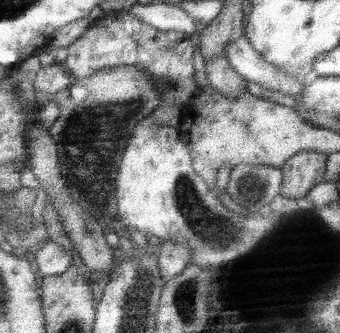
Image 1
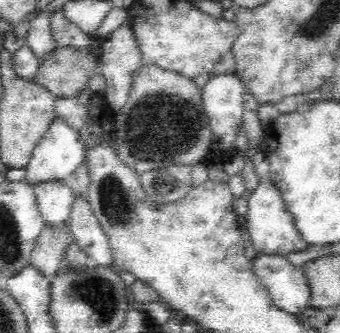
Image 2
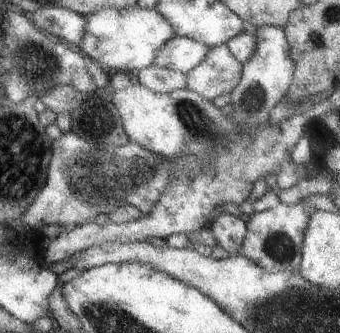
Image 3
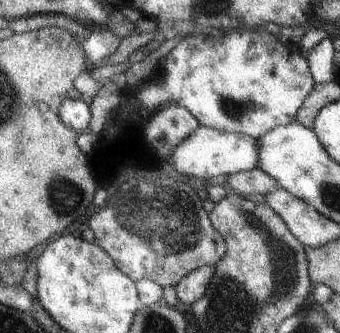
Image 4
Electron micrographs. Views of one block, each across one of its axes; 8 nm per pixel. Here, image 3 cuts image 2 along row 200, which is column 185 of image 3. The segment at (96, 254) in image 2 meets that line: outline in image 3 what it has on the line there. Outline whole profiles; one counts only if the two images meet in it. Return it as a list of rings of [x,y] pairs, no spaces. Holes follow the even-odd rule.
[[[149,66],[143,72],[139,72],[139,82],[157,94],[171,94],[175,90],[185,90],[189,86],[189,74]]]

